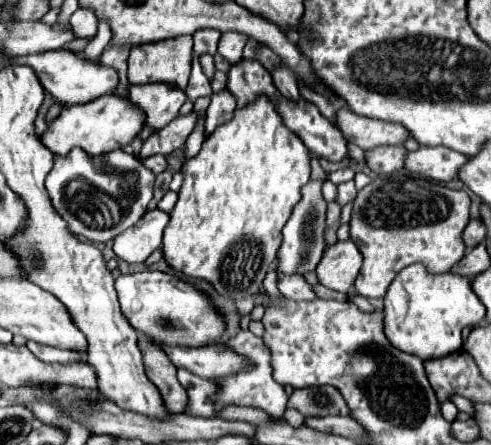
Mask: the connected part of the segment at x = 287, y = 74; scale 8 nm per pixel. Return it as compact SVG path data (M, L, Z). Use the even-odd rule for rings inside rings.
M286 66L276 68L276 70L274 70L274 74L272 74L272 78L274 78L274 84L276 84L276 88L280 90L280 94L282 94L284 98L292 100L294 104L300 100L298 84L296 84L296 80L294 80L292 72L290 72Z

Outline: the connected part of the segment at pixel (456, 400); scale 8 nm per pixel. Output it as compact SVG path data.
M453 395L450 397L450 401L455 404L455 406L457 407L457 409L460 412L466 412L471 417L474 416L474 414L475 414L474 406L470 400L468 400L460 395Z

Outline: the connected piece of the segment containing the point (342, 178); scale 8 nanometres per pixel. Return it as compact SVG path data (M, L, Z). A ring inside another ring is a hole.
M350 168L340 169L328 175L328 179L335 185L353 180L355 172Z

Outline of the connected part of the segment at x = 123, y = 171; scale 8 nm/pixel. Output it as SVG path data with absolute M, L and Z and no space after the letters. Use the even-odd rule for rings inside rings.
M74 148L66 158L54 156L54 170L46 178L46 190L56 212L76 236L86 236L90 242L108 242L144 216L154 196L154 180L152 170L122 150L90 158L80 148Z

